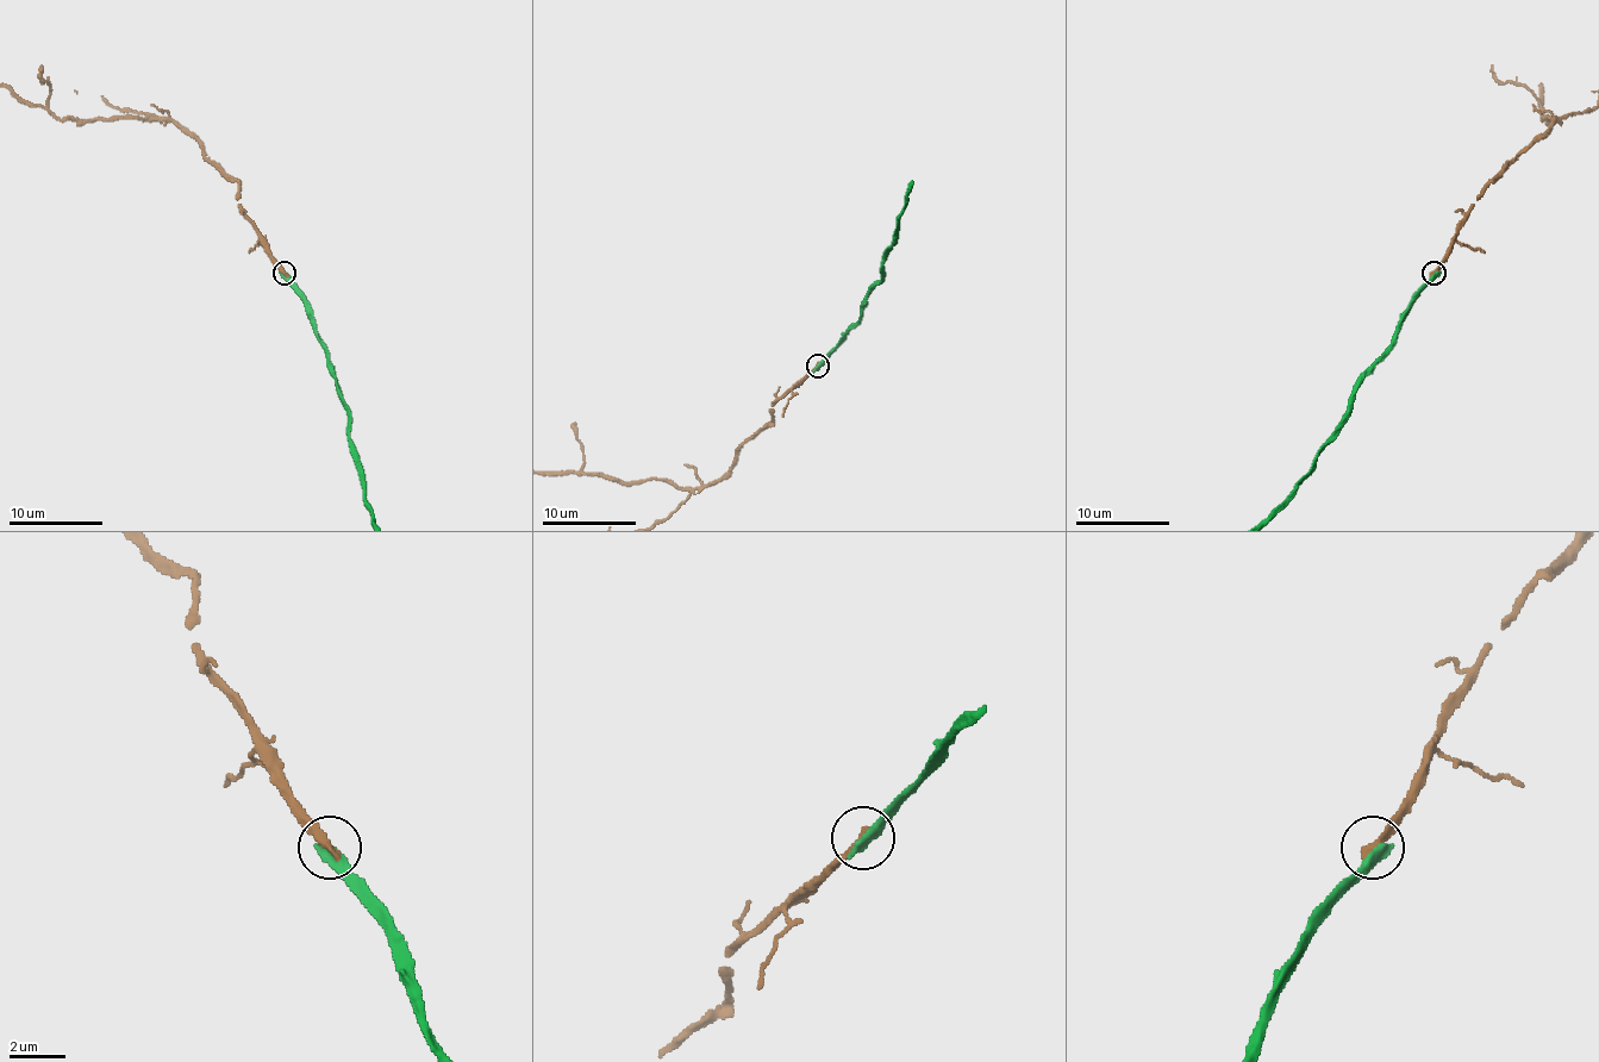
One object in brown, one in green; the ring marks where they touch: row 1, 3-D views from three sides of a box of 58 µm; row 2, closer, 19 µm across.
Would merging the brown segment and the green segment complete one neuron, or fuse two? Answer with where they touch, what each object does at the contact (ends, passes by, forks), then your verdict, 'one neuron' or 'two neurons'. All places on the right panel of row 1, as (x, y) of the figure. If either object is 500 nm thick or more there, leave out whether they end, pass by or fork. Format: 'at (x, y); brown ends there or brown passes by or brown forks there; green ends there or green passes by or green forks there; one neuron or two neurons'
at (1434, 273); brown ends there; green ends there; two neurons

